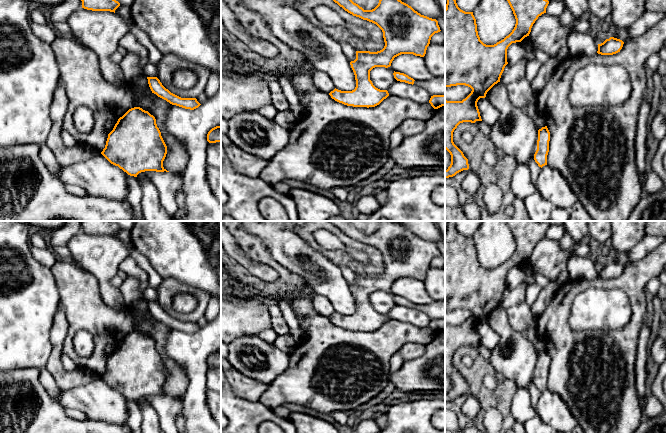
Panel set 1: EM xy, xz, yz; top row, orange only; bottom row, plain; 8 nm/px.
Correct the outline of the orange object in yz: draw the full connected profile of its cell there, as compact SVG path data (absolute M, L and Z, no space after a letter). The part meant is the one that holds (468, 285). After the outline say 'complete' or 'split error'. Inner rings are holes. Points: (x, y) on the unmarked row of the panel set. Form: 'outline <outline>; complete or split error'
outline M447 221L445 232L445 311L465 309L472 313L462 325L445 324L445 373L451 379L451 388L445 394L445 402L468 394L468 383L453 366L453 356L460 347L482 345L477 326L485 322L487 316L498 306L507 286L507 273L512 267L521 266L529 260L531 252L539 240L546 237L549 225L542 221L507 221L516 248L512 256L494 269L484 268L478 259L473 236L461 234L455 221Z; complete

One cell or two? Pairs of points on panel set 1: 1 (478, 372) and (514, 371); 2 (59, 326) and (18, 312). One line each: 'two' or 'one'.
1: two
2: two

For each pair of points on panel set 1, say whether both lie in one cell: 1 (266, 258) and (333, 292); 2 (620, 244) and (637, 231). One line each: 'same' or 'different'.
1: different
2: same

